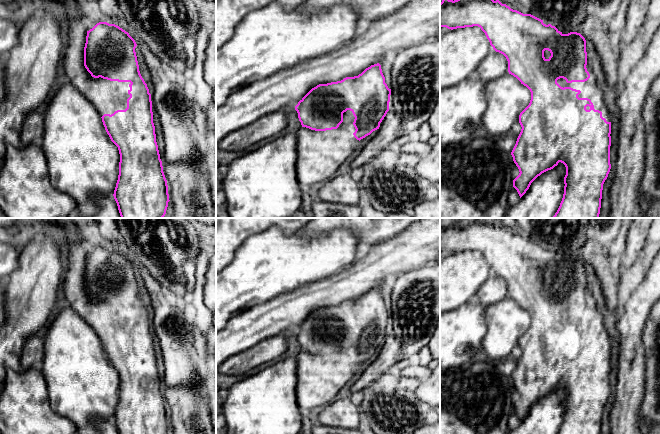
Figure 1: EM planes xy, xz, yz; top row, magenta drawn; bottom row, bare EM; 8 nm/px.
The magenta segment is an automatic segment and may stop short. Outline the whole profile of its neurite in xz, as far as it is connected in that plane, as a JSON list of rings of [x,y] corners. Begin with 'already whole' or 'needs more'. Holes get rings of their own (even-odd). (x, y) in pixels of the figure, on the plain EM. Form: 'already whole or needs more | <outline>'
needs more | [[[379,287],[366,292],[361,298],[341,305],[319,308],[312,312],[295,330],[302,351],[297,359],[297,404],[305,414],[314,414],[334,401],[338,392],[359,371],[360,364],[379,353],[389,335],[391,313],[385,307]]]

